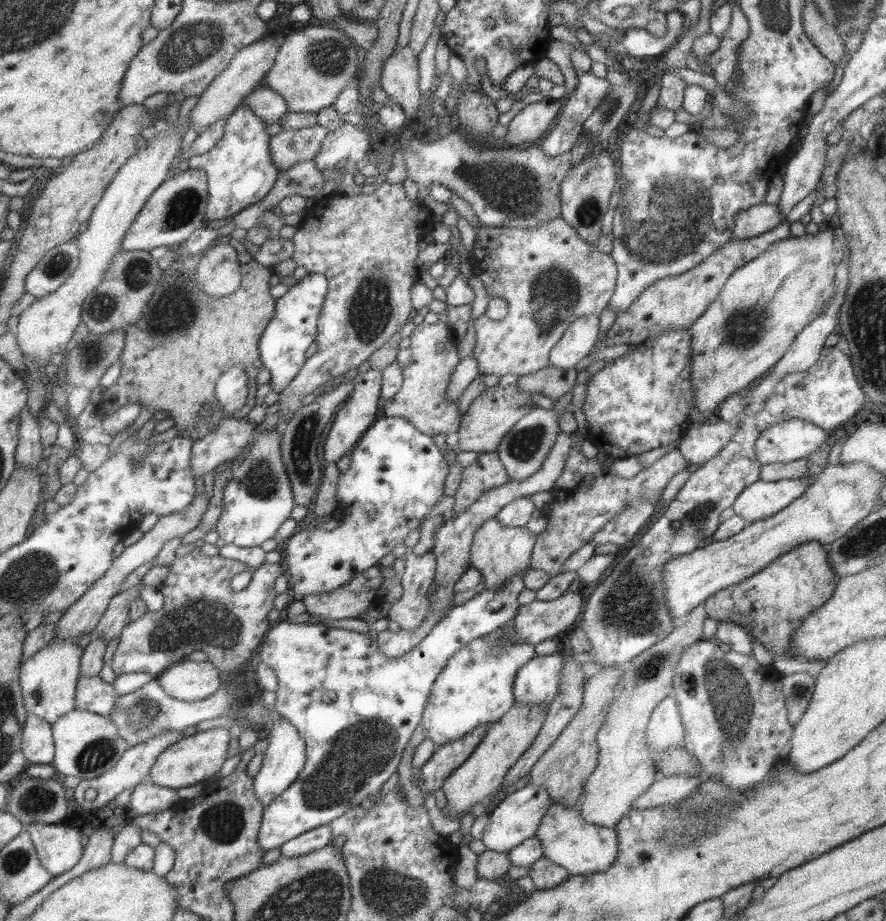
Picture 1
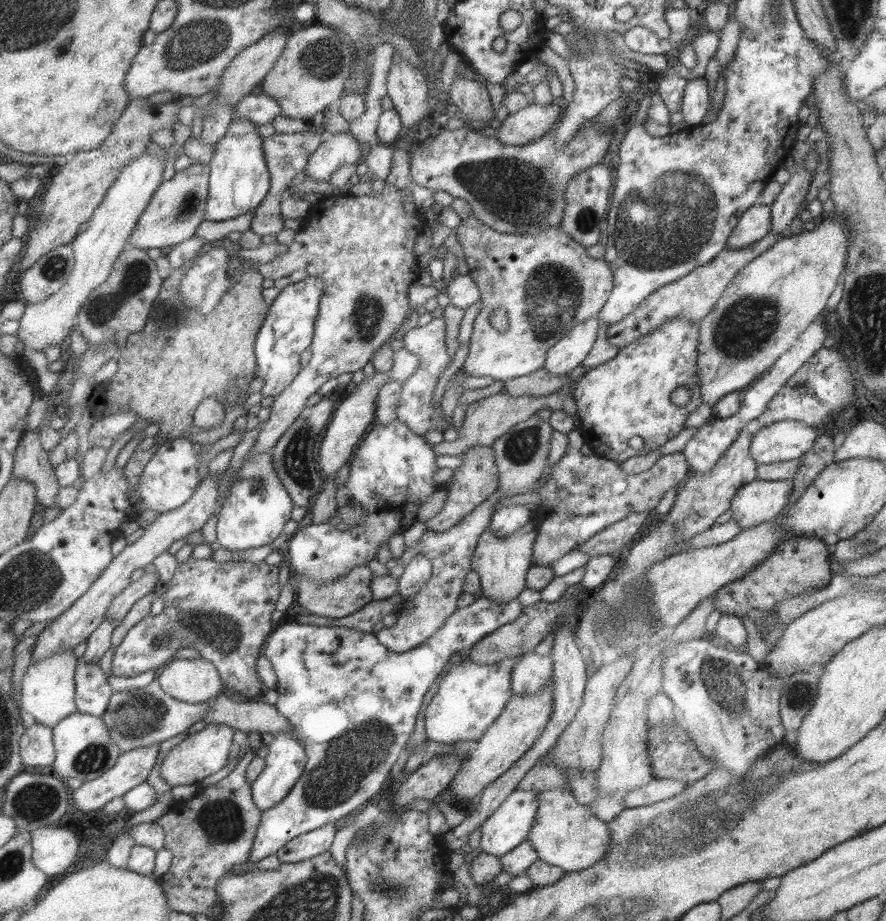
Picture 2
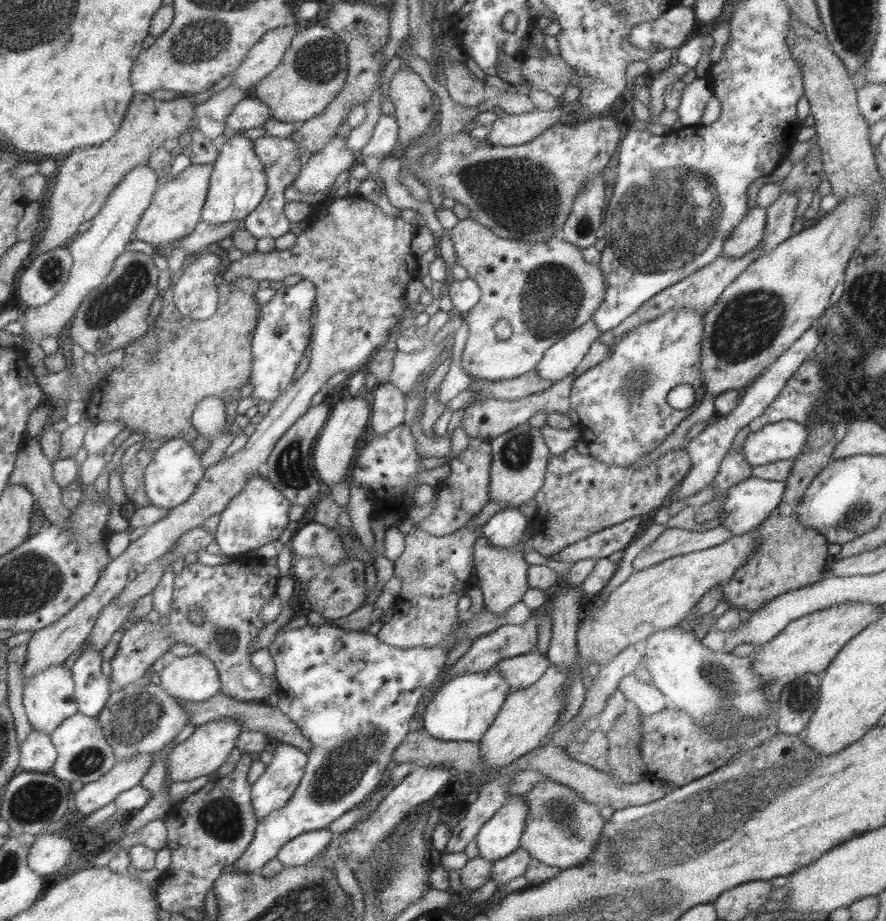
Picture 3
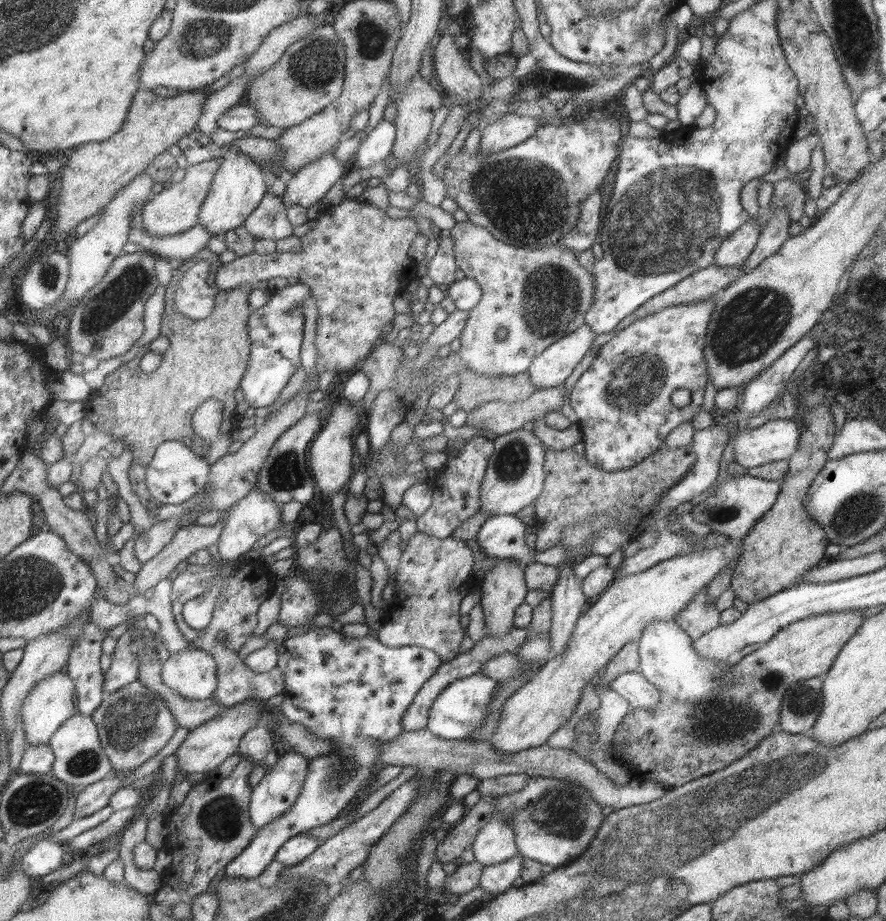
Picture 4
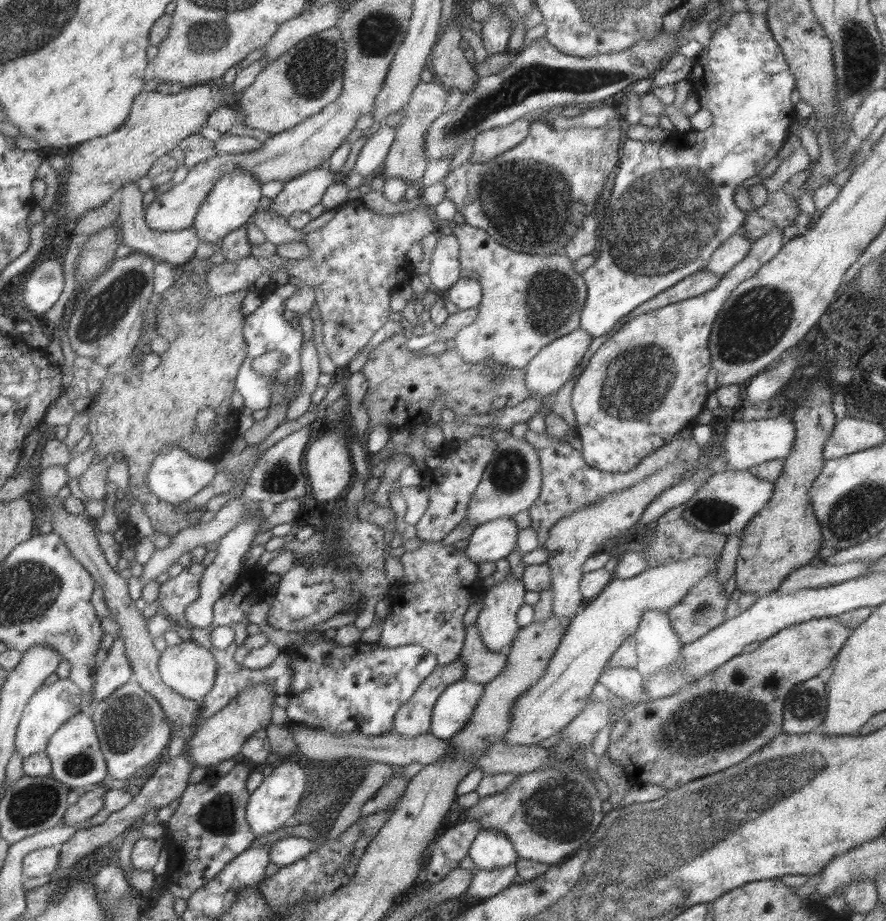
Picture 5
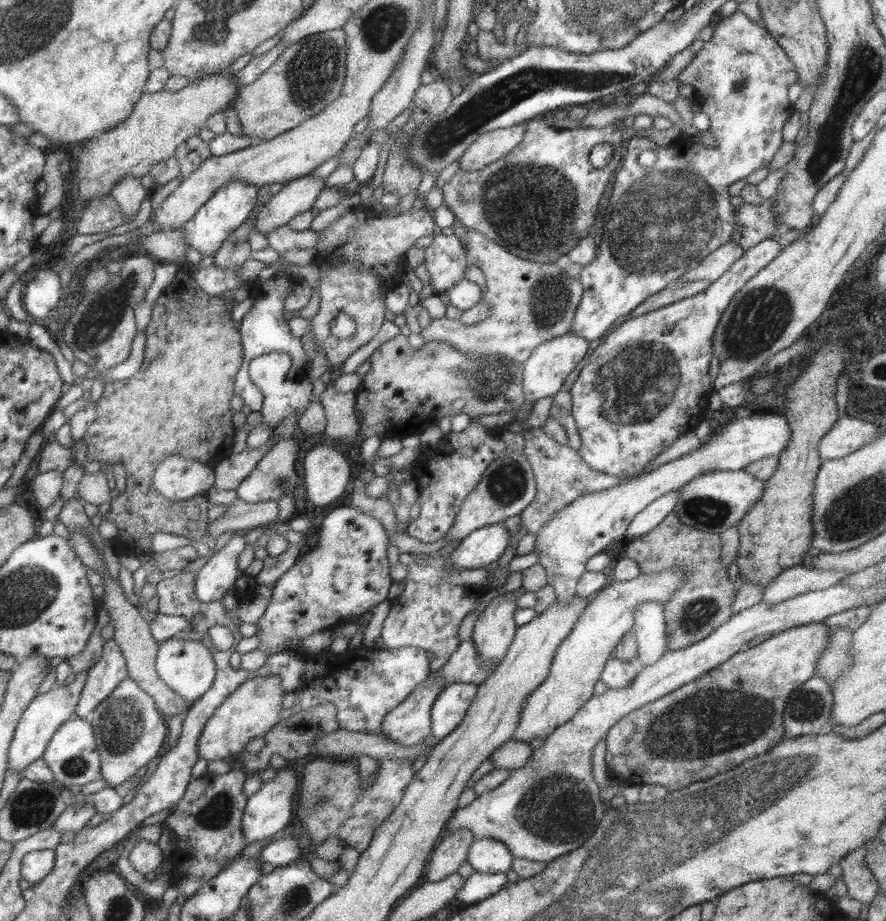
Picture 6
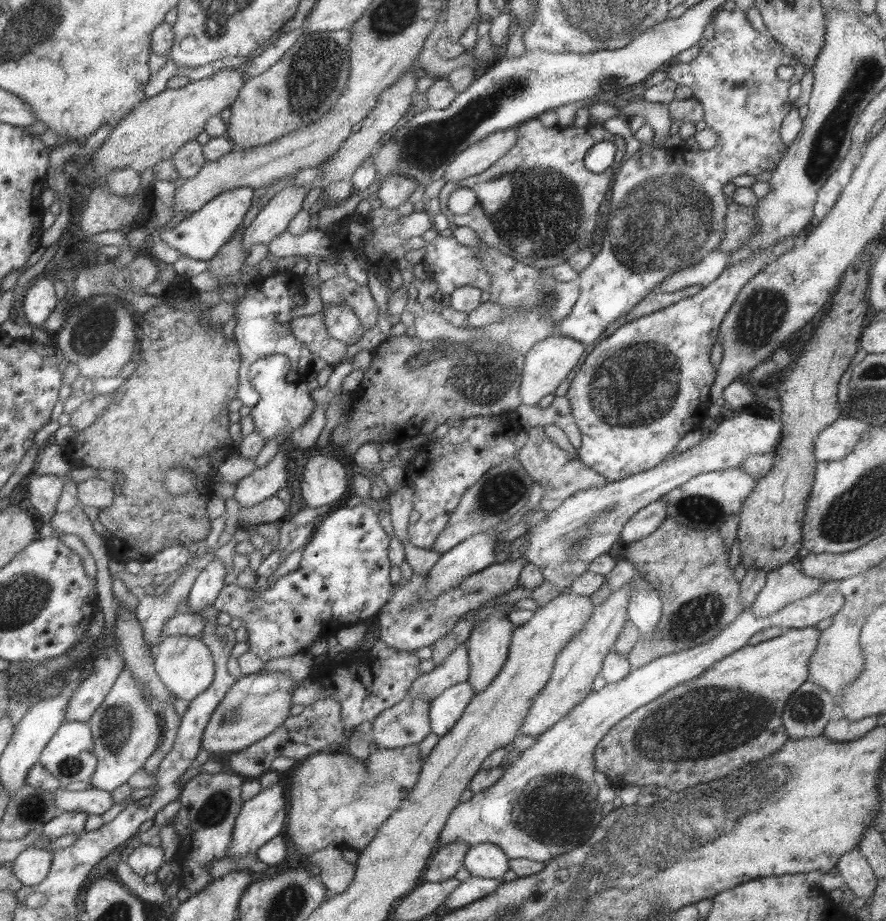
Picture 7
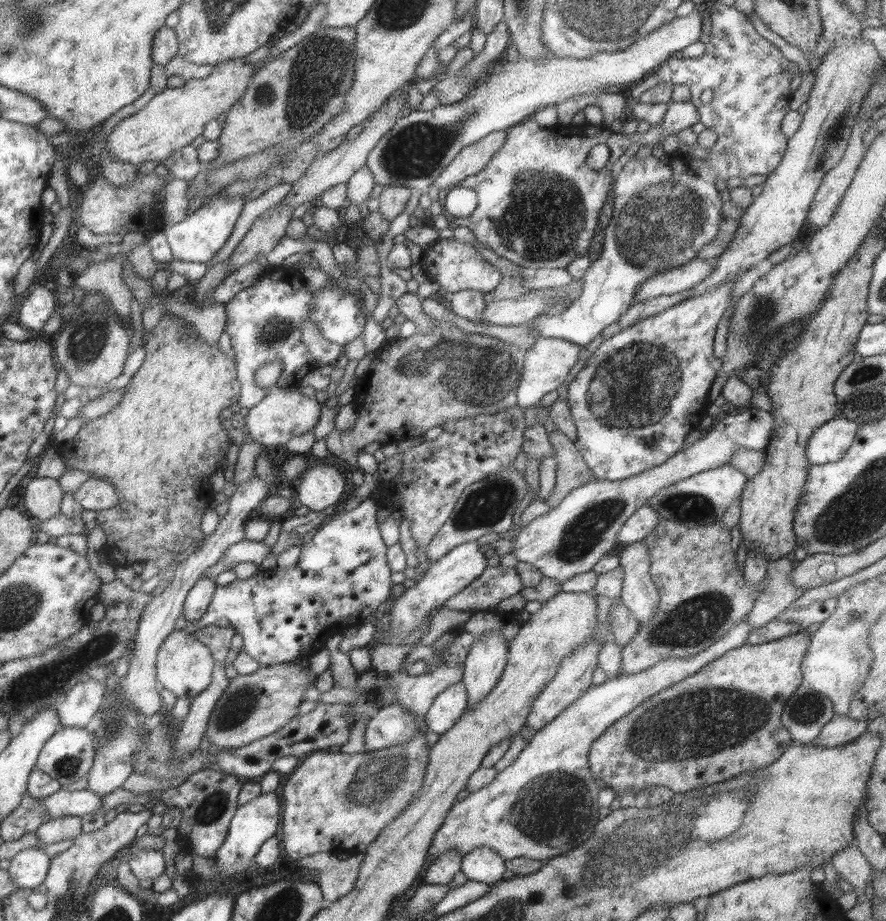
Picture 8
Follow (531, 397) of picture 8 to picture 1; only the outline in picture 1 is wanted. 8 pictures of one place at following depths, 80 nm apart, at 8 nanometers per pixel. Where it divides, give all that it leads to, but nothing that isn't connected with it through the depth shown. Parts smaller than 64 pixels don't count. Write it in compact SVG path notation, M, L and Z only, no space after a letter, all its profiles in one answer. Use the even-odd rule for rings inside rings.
M591 314L573 321L551 347L548 364L561 370L573 369L596 345L600 334L599 320L599 315Z

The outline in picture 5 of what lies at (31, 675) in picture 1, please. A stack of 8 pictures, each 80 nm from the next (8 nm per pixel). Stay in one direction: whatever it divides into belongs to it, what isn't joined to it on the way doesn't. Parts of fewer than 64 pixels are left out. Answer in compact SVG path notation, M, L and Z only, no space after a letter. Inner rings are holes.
M68 678L57 679L51 685L42 685L26 702L19 719L14 742L14 750L23 757L44 752L49 738L61 727L70 716L81 712L80 688Z

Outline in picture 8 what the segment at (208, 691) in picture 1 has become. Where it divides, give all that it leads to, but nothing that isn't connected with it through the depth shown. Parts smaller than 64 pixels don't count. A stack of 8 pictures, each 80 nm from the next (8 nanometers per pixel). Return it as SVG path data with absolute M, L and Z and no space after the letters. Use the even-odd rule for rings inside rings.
M173 629L159 646L156 654L157 683L171 691L177 698L192 699L210 683L213 668L213 657L208 647L201 644L185 629Z

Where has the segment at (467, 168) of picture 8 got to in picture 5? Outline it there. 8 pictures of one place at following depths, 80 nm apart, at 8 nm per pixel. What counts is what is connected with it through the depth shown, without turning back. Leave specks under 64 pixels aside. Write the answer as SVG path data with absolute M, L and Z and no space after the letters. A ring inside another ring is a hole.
M523 117L505 126L497 126L484 130L475 136L468 162L473 164L493 160L517 146L527 136L531 120Z

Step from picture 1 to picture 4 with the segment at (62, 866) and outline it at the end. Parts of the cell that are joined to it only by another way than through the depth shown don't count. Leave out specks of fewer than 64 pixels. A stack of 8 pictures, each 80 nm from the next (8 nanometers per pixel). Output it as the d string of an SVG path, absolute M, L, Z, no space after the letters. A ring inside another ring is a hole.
M41 839L29 846L22 854L21 871L31 878L41 878L57 869L67 862L67 853L62 850L61 842Z

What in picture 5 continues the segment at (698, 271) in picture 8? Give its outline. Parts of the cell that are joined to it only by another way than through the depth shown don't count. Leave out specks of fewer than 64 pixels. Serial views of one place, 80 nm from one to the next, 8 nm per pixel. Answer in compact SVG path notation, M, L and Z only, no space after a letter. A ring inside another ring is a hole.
M740 231L733 233L727 240L721 243L717 250L713 250L707 266L701 267L699 272L709 275L725 275L736 266L748 254L751 241Z

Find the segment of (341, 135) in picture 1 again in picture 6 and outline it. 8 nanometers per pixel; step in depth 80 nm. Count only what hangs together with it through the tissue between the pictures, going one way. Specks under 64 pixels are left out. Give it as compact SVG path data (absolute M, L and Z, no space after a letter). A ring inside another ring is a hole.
M305 175L283 184L256 214L252 222L254 230L266 239L272 230L287 224L296 214L310 210L319 191L325 188L323 183L323 180Z

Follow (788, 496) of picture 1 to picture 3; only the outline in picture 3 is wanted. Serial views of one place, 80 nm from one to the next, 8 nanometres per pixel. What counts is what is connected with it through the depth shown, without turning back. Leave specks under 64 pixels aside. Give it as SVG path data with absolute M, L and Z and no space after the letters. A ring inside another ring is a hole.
M753 476L744 478L743 481L726 490L726 495L722 498L714 519L718 520L719 525L729 529L732 536L749 533L757 528L777 506L784 488L784 481L766 481Z

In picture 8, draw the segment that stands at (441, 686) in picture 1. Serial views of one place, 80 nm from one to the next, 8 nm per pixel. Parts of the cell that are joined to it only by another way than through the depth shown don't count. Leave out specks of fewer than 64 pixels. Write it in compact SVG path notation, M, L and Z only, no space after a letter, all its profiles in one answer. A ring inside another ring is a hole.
M461 681L446 686L430 704L425 724L431 732L443 735L462 715L466 708L466 690Z

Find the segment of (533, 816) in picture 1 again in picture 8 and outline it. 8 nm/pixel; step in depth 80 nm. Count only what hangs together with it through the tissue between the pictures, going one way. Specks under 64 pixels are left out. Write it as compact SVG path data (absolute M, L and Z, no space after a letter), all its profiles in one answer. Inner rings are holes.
M480 846L464 855L460 870L467 880L492 885L501 880L506 869L505 862L501 861L501 857L490 848Z

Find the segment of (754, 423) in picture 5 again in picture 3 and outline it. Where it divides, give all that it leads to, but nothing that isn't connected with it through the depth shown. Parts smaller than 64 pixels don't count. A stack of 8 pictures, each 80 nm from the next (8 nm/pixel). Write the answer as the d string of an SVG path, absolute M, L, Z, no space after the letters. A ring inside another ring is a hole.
M793 420L772 422L763 425L759 430L750 430L742 445L740 445L744 459L752 467L775 462L776 460L794 459L801 452L807 431L808 427L805 424Z

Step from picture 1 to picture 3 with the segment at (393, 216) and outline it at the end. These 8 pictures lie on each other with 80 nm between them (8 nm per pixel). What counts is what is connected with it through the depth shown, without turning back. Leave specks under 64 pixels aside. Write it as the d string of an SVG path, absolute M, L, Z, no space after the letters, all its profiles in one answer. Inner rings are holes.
M356 195L334 197L319 202L315 205L314 211L307 217L306 224L306 229L296 236L295 243L289 249L274 250L262 254L257 251L248 253L241 260L231 262L221 276L225 283L231 283L231 281L241 278L270 283L282 281L289 275L297 275L301 276L302 280L307 280L313 284L315 293L310 298L315 304L316 310L315 320L311 322L311 350L309 364L305 372L273 401L267 414L263 415L261 421L256 424L254 431L247 437L247 441L241 449L231 456L219 459L215 464L207 466L193 494L184 503L171 508L169 514L166 514L161 520L145 528L145 533L140 538L131 541L118 557L107 563L93 590L90 590L90 593L86 594L83 600L77 602L69 612L58 618L56 622L36 630L31 635L26 644L25 662L20 670L23 683L34 674L50 666L62 664L66 658L69 658L69 654L73 654L75 650L79 649L84 640L89 638L99 610L109 604L109 601L114 600L129 582L127 581L127 572L131 566L133 564L145 566L152 560L160 558L174 545L181 534L185 534L193 528L203 527L203 521L208 516L219 514L226 507L226 504L229 504L229 501L238 492L241 492L245 483L262 469L277 439L281 438L281 435L310 407L311 397L325 386L335 373L341 372L350 375L355 371L362 370L374 352L391 344L389 330L397 322L403 322L408 318L409 314L404 313L405 309L403 309L402 302L406 301L405 288L407 284L418 279L418 258L411 253L410 248L411 240L418 231L415 225L403 221L401 217L386 215L375 203Z

